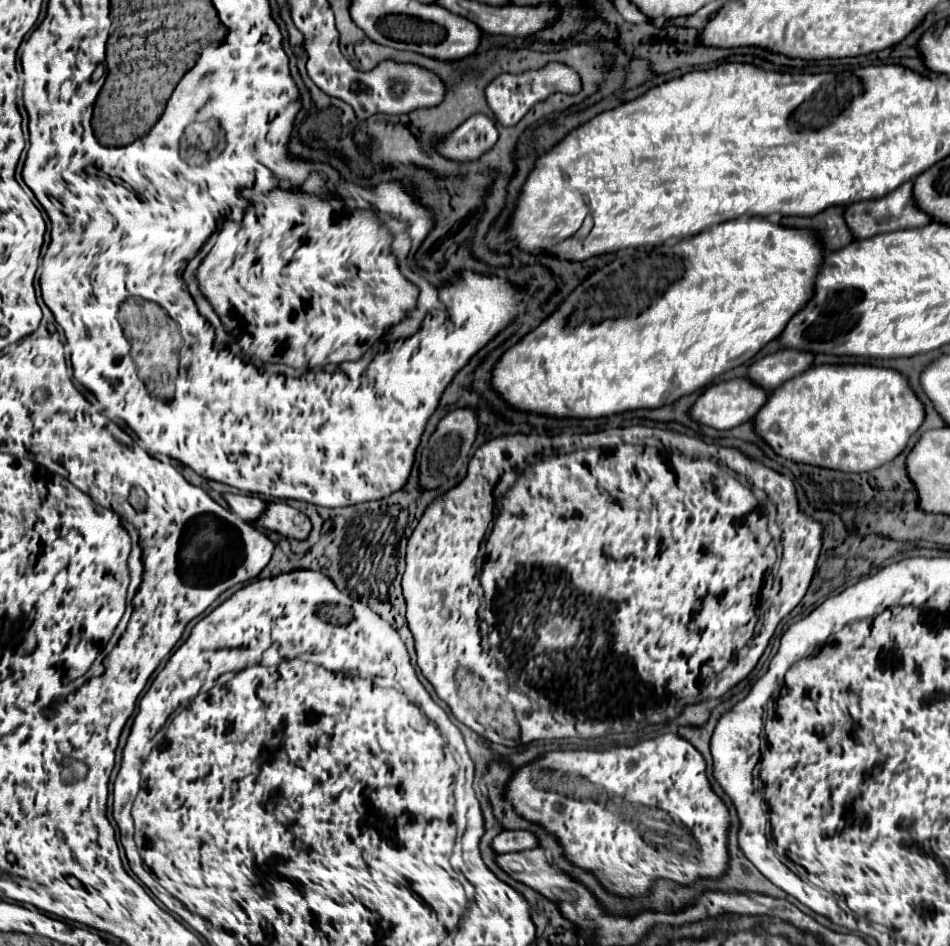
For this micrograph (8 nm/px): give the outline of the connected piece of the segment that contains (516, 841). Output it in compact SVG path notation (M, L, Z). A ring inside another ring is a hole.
M503 831L495 837L493 849L497 853L511 853L511 851L525 851L539 845L539 837L533 831Z

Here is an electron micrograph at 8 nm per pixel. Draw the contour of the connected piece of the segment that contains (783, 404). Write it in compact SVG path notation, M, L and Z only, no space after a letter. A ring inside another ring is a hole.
M867 363L817 365L771 391L769 403L763 405L753 421L755 431L773 447L775 453L785 459L847 473L863 473L893 461L905 451L909 439L925 421L925 407L911 389L909 379L897 369L875 367Z

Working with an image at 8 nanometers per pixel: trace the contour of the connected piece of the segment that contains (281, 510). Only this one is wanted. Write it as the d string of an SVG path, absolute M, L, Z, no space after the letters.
M271 503L271 507L267 507L267 515L263 517L263 527L281 533L283 537L291 537L291 539L307 539L311 533L311 521L309 517L287 505L287 503Z

